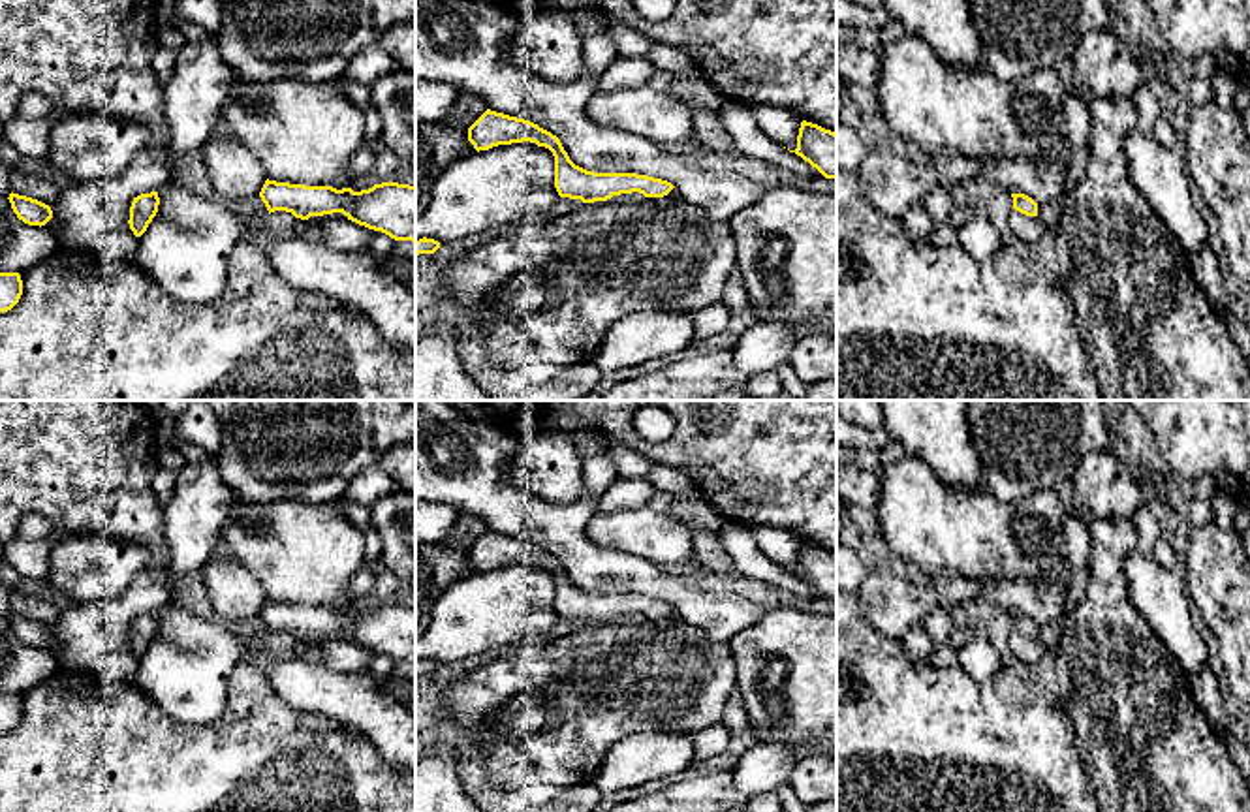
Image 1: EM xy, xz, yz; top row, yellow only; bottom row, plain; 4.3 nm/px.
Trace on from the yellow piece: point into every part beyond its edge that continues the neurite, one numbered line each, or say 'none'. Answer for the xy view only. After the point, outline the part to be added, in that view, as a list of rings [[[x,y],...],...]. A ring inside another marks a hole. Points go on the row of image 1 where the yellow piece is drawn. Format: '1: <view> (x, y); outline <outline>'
none

